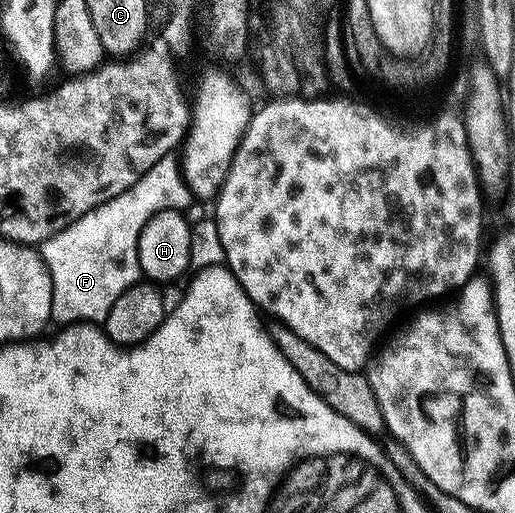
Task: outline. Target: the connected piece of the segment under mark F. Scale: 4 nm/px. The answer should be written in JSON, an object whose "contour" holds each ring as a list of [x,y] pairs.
{"contour":[[[168,154],[161,157],[128,189],[101,202],[79,220],[71,223],[67,229],[49,237],[42,243],[41,251],[52,278],[52,319],[65,326],[80,322],[102,323],[113,306],[120,303],[127,288],[140,279],[138,238],[146,221],[161,210],[184,211],[192,201],[193,193],[185,183],[178,159],[173,154]]]}

